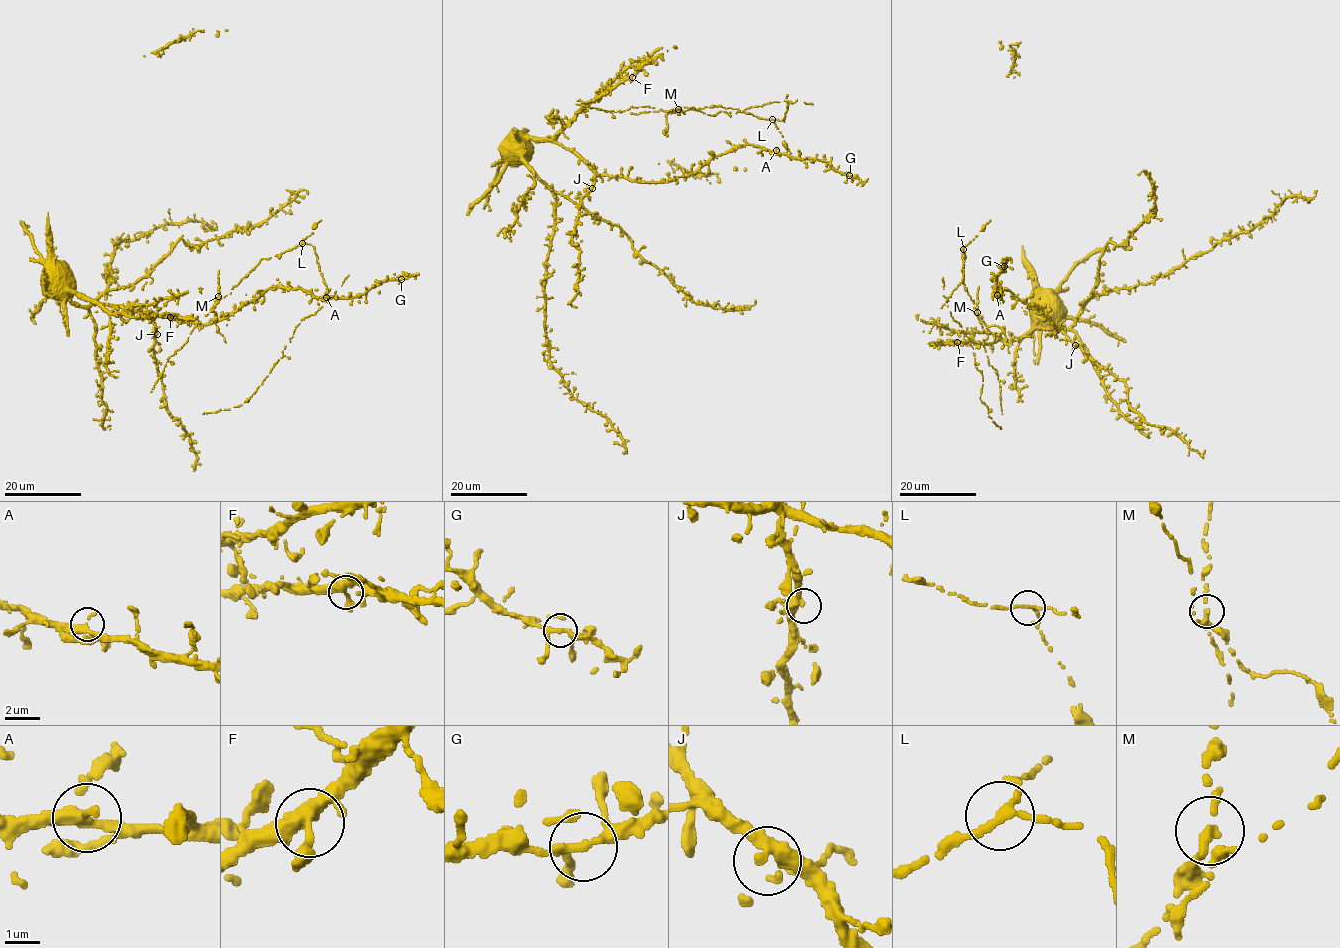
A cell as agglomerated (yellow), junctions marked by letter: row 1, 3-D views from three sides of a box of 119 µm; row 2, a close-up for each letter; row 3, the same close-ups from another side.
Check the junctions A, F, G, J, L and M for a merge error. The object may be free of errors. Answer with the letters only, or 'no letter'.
M

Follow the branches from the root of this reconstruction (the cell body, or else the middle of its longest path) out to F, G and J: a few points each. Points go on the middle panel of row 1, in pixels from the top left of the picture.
F: (517, 132), (531, 138), (556, 137), (586, 103), (632, 77)
G: (517, 132), (573, 150), (597, 174), (643, 182), (693, 174), (717, 156), (753, 145), (827, 161), (849, 175)
J: (517, 132), (531, 138), (549, 139), (573, 150), (594, 173), (592, 188)

